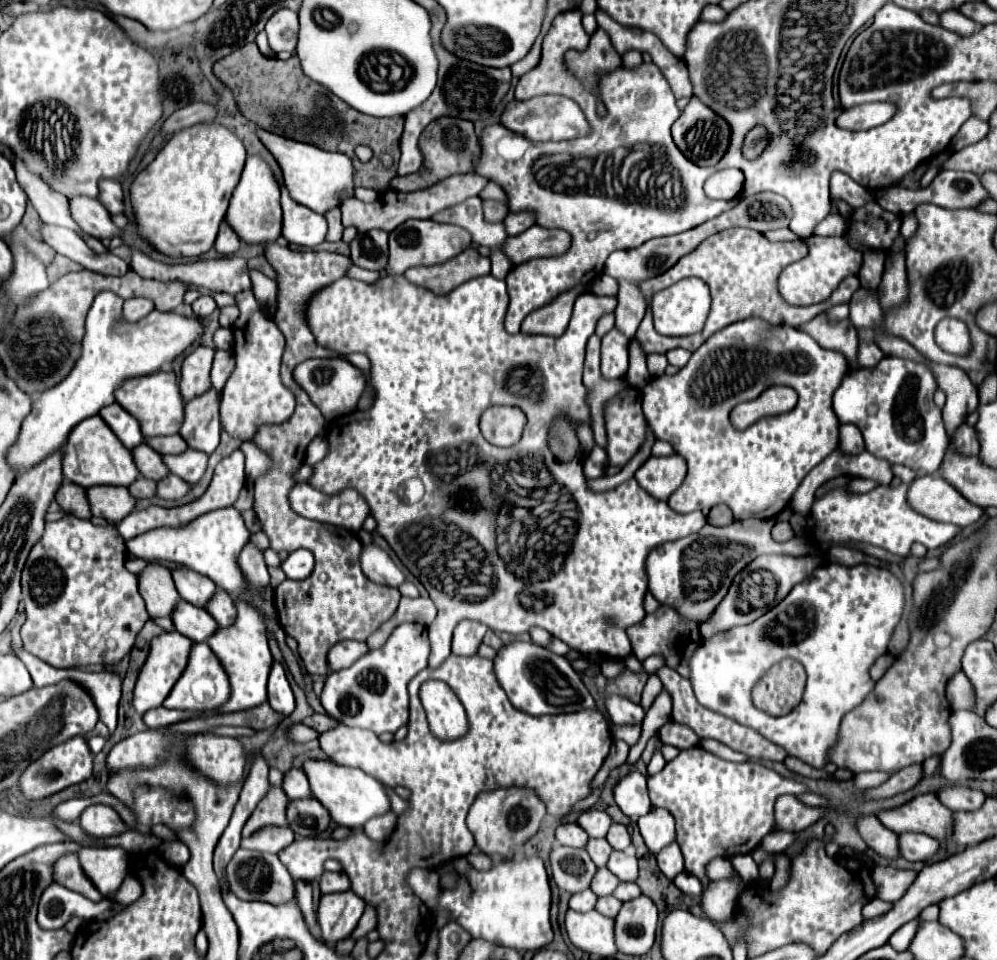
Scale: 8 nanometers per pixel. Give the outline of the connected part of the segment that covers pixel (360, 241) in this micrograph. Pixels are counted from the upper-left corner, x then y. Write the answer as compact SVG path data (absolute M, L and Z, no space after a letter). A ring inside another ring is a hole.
M380 229L358 233L350 243L350 251L354 265L372 271L384 271L388 261L388 233Z

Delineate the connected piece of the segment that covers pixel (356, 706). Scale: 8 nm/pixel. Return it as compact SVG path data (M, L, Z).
M402 623L392 631L388 637L386 645L380 649L370 651L368 655L360 657L354 665L334 671L328 675L324 691L322 691L322 707L326 713L334 713L334 719L348 725L348 727L360 727L360 729L370 729L376 735L380 733L396 733L402 725L408 723L410 719L410 707L408 707L408 683L414 675L418 675L422 669L428 665L428 655L430 655L430 645L428 645L428 635L426 629L418 623Z

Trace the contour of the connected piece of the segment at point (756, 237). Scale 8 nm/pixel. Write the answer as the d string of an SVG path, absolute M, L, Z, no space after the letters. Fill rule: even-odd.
M734 227L734 229L726 229L720 231L716 235L712 235L710 239L706 239L698 249L694 249L692 253L684 255L672 269L668 269L666 273L640 281L640 291L648 303L646 309L646 317L642 319L638 331L636 331L636 339L642 343L644 351L650 353L666 353L674 347L682 347L688 351L696 351L710 335L714 335L716 331L736 323L736 321L744 321L750 317L758 317L768 321L770 325L790 325L790 327L802 327L804 323L812 321L818 313L826 311L832 305L838 303L848 303L852 299L852 295L860 289L860 281L856 275L848 275L838 287L836 291L822 303L818 305L808 305L808 307L794 307L782 301L782 297L776 291L776 279L780 275L780 271L798 261L803 259L808 254L808 247L805 241L786 241L786 243L774 243L768 241L762 233L756 233L752 229L742 229L742 227ZM682 277L700 277L708 283L710 293L712 293L712 309L706 321L706 327L702 333L696 335L688 335L688 337L664 337L660 333L656 333L654 325L652 325L652 311L650 311L650 299L674 285L676 281L680 281Z

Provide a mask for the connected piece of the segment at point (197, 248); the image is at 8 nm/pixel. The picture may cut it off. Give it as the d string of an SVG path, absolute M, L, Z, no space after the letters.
M198 123L174 133L130 187L138 233L168 257L198 257L212 249L244 159L240 137L218 123Z

